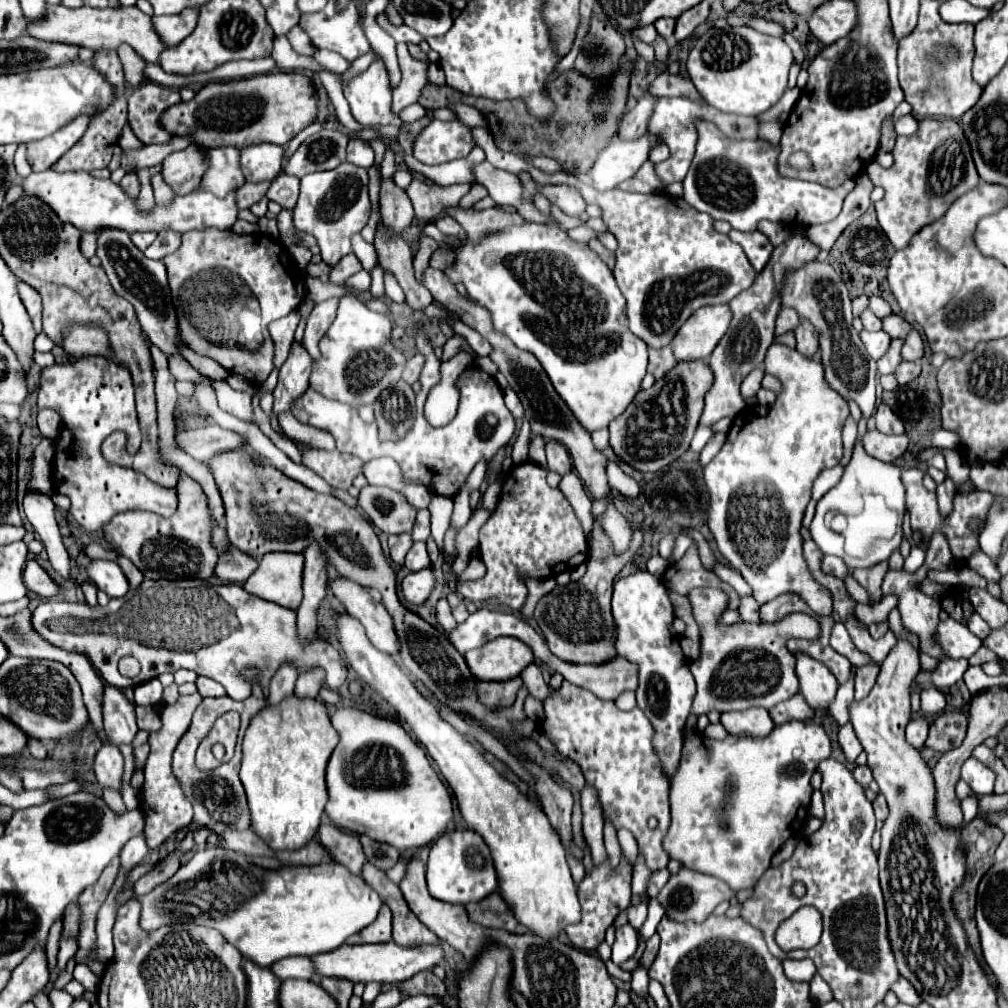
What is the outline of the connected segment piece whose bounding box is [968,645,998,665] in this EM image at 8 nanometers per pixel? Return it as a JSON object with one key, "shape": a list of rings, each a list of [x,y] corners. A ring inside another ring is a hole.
{"shape":[[[982,645],[979,650],[968,659],[970,665],[982,665],[986,662],[995,661],[998,656]]]}

